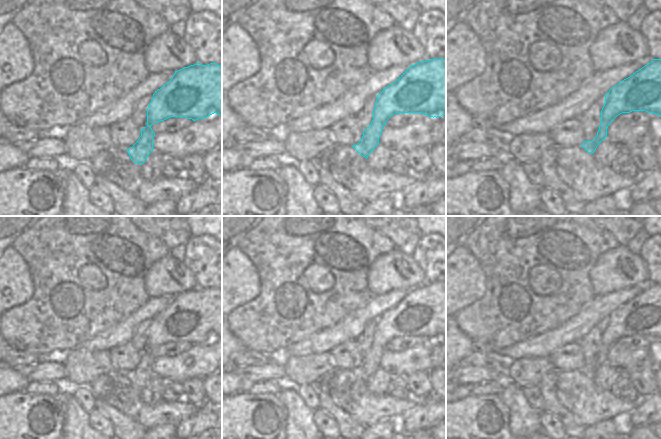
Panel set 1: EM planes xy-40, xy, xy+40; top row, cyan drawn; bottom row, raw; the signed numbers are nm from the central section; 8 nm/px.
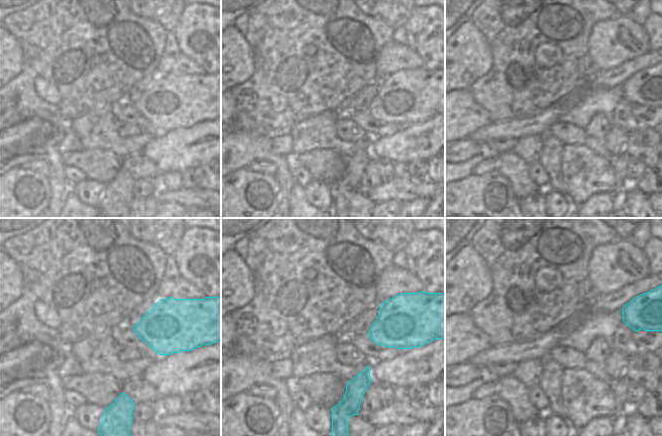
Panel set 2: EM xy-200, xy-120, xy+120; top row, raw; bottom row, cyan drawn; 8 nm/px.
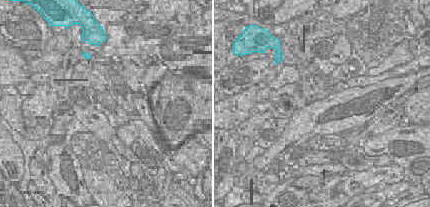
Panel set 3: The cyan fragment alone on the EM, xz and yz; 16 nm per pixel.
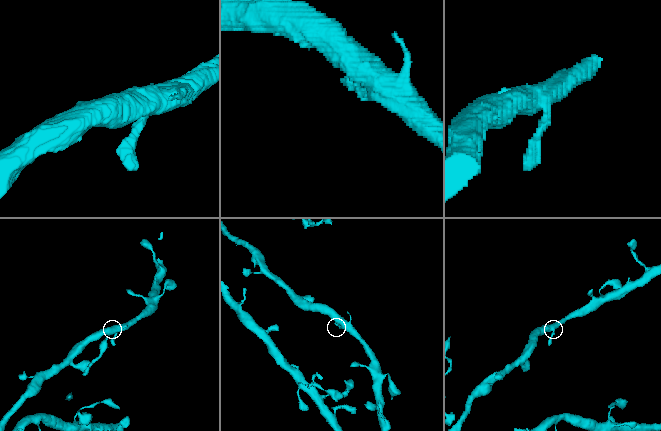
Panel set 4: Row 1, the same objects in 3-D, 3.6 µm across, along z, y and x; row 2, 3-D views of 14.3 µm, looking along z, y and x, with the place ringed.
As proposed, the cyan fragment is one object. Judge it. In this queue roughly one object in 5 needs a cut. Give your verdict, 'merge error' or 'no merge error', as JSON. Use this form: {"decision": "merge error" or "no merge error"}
{"decision": "no merge error"}

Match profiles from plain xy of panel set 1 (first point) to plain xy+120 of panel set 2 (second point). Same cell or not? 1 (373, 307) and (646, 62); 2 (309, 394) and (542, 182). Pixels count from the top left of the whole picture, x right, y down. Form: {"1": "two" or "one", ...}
{"1": "one", "2": "one"}

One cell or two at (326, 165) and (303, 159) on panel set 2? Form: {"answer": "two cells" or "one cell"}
{"answer": "one cell"}

